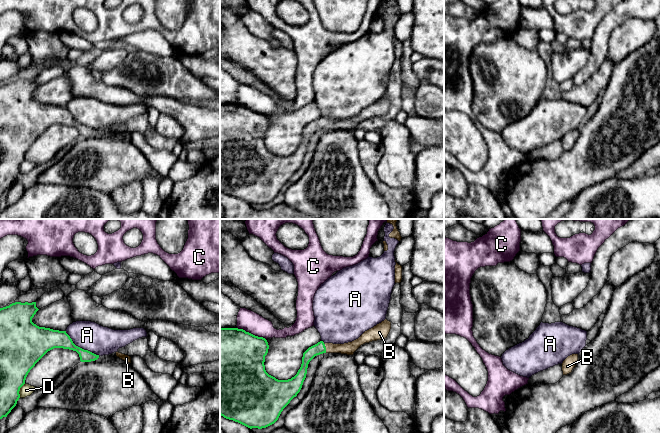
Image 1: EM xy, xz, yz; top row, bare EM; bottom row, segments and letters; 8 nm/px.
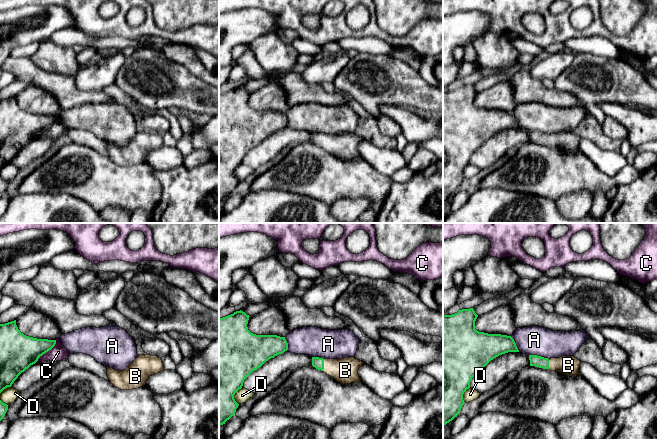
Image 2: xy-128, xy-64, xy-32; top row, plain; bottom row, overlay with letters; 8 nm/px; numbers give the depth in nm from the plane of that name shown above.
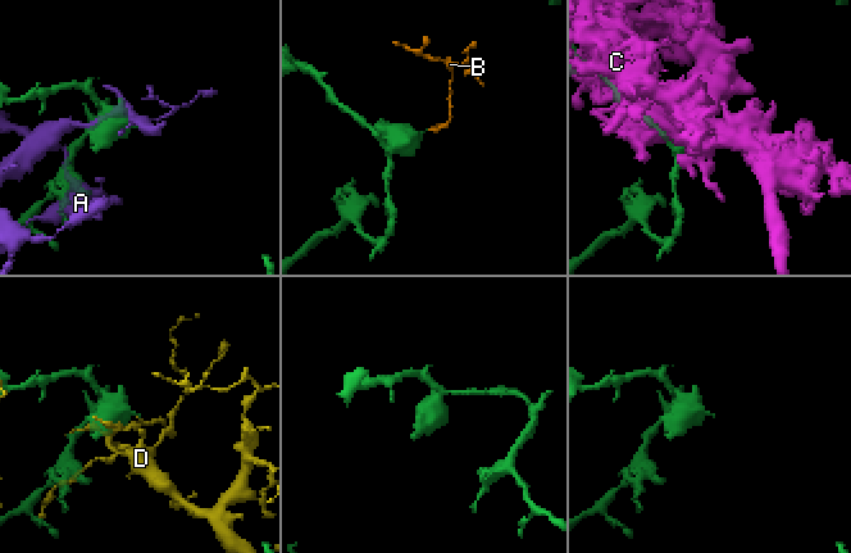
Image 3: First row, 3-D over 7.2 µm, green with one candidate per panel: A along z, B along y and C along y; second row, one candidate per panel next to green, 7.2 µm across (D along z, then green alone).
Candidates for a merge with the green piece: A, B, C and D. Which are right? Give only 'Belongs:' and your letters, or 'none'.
Belongs: B

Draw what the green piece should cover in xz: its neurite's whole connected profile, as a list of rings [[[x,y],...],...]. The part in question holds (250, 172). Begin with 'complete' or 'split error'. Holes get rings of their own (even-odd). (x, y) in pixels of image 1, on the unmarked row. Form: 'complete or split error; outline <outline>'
split error; outline [[[385,95],[352,118],[333,120],[320,117],[303,129],[301,143],[294,153],[278,156],[265,146],[265,132],[269,125],[265,114],[255,112],[243,105],[220,104],[220,191],[250,205],[262,205],[274,200],[283,185],[300,168],[306,154],[308,140],[315,132],[323,129],[353,131],[361,121],[387,114],[390,105],[391,98]]]

